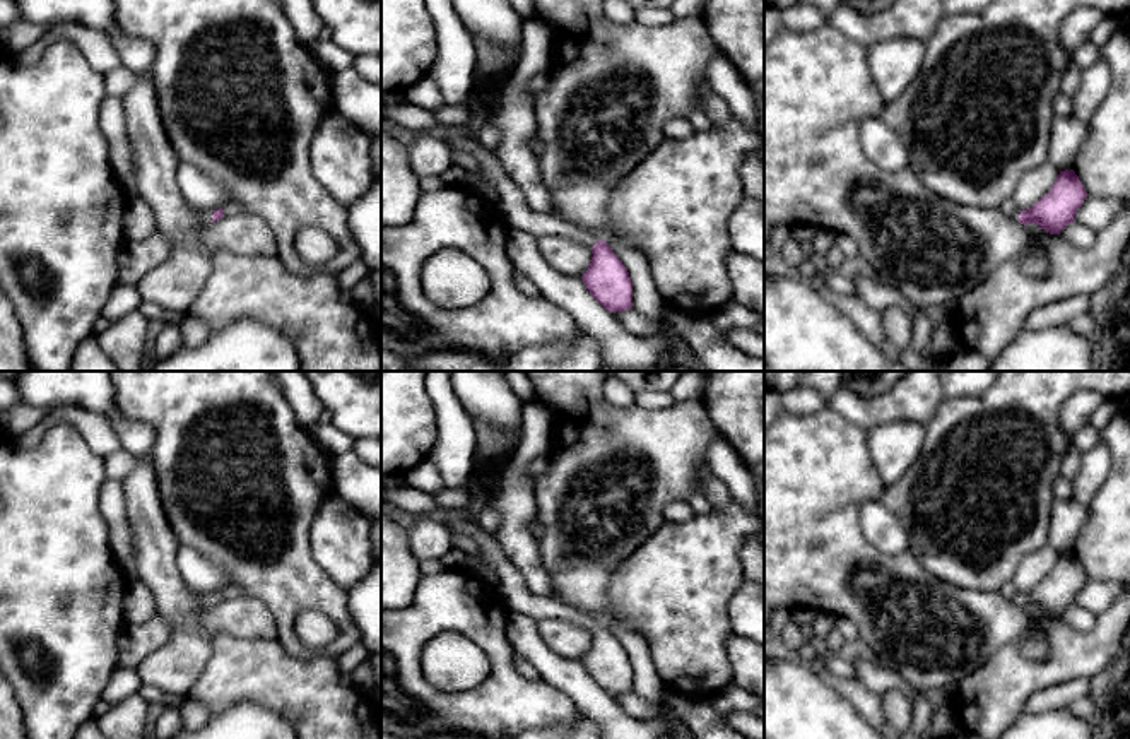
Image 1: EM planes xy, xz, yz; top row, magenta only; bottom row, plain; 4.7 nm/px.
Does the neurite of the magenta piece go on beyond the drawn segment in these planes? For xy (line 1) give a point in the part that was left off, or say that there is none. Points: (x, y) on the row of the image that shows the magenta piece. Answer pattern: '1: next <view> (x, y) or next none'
1: next xy (205, 214)

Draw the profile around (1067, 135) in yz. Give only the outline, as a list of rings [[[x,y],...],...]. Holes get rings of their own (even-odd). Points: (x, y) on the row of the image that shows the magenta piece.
[[[1075,115],[1055,118],[1050,128],[1050,145],[1046,159],[1058,171],[1074,169],[1075,157],[1082,151],[1089,137],[1089,127]]]

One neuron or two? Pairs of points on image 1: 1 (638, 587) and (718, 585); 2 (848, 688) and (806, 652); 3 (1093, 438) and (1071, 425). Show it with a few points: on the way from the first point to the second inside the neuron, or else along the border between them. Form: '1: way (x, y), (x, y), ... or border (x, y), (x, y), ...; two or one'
1: way (659, 587), (698, 585); one
2: way (838, 685), (816, 662); one
3: border (1088, 423), (1071, 438); two

